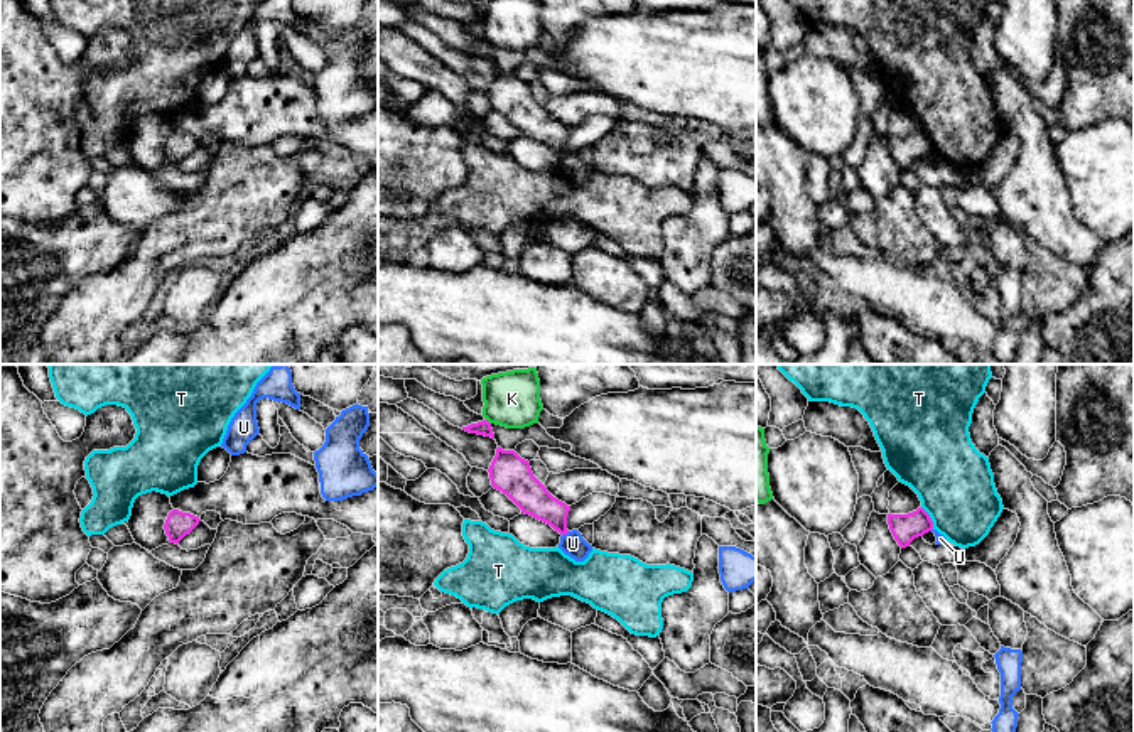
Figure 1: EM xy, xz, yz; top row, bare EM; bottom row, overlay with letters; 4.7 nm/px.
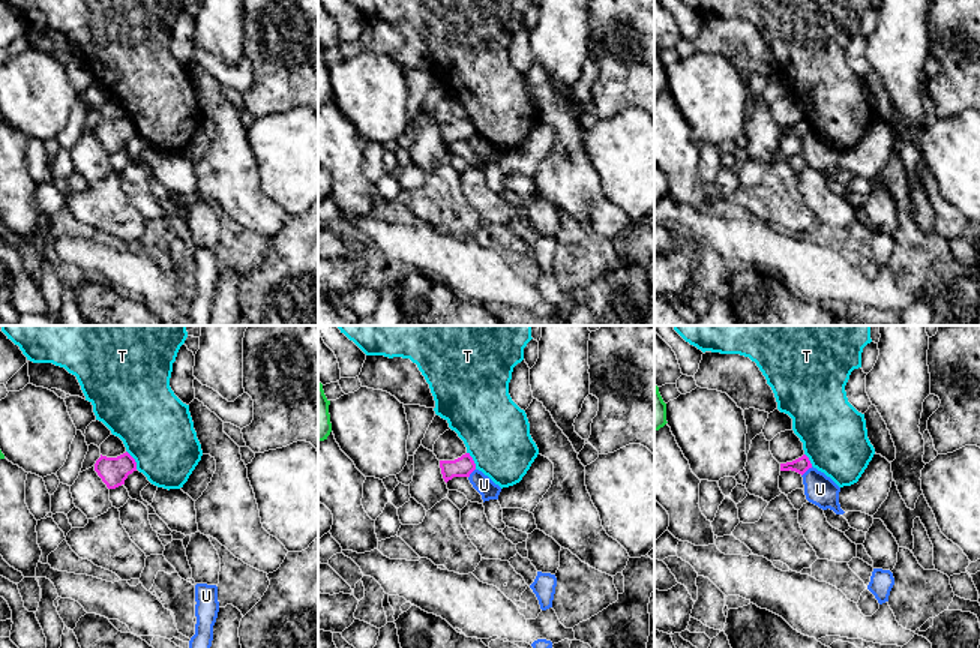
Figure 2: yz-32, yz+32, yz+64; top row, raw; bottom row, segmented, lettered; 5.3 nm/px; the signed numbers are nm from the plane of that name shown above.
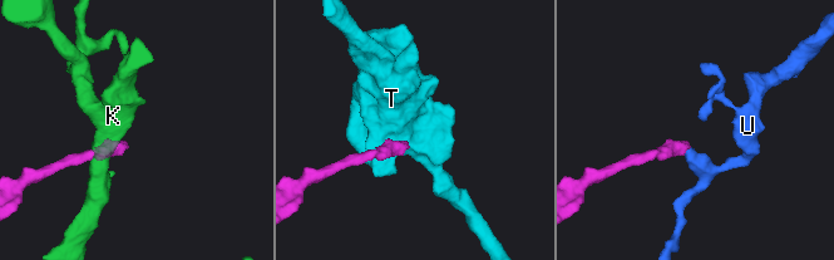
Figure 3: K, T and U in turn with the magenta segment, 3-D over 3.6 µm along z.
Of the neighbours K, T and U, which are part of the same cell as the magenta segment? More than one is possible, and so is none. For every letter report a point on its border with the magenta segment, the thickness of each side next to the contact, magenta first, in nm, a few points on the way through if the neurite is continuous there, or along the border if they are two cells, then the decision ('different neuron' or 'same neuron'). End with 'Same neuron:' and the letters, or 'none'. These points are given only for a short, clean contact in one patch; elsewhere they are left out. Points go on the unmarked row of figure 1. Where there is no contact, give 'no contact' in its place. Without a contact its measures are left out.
K: contact xz (488, 44); calibres 70 and 240 nm; border xz (486, 41), (490, 46); different neuron
T: contact yz (930, 140); calibres 140 and 360 nm; border yz (922, 129), (934, 150); different neuron
U: contact xz (566, 156); calibres 160 and 120 nm; border xz (569, 154), (562, 157); different neuron
Same neuron: none

